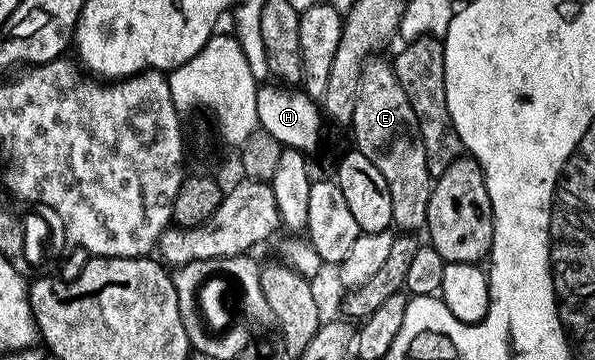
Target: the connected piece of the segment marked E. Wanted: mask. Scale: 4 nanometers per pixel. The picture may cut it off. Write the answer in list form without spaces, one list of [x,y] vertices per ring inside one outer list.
[[[375,56],[363,65],[349,130],[355,133],[354,149],[369,156],[369,160],[377,164],[381,176],[385,176],[385,184],[389,184],[392,223],[396,227],[399,225],[400,231],[419,232],[427,225],[433,175],[429,172],[425,144],[419,135],[413,104],[409,104],[409,96],[405,96],[405,88],[401,88],[397,80],[394,65],[381,59]]]

